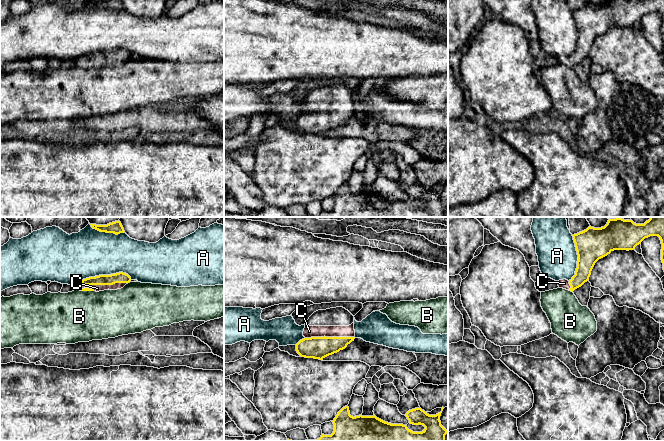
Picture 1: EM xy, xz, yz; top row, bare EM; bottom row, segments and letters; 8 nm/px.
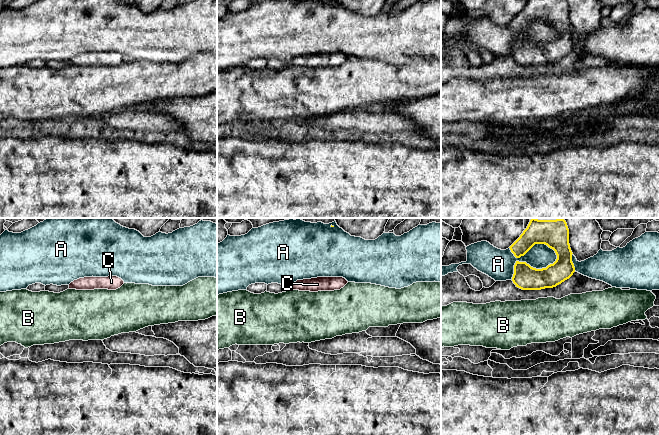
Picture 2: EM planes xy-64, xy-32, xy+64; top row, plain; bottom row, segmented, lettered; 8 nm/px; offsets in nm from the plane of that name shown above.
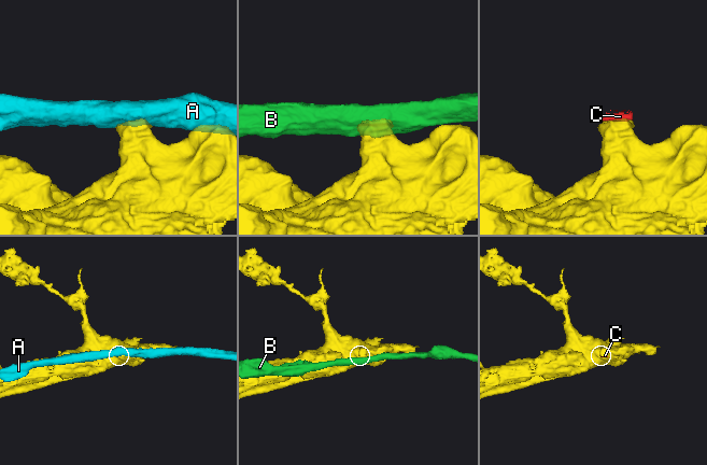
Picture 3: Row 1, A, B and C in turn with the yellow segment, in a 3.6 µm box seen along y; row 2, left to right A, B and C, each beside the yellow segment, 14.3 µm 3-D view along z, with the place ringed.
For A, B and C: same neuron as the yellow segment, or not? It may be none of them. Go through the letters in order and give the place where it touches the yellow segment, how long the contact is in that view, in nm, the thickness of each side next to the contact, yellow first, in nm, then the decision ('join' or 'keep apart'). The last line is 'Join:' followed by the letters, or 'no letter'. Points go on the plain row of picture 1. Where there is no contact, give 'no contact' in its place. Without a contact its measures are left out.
A: contact xy (103, 51); length 440 nm; calibres 90 and 380 nm; keep apart
B: contact xy (87, 66); length 100 nm; calibres 30 and 420 nm; keep apart
C: contact xy (101, 60); length 420 nm; calibres 90 and 60 nm; join
Join: C

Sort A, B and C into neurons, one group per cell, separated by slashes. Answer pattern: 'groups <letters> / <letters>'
groups A / B / C

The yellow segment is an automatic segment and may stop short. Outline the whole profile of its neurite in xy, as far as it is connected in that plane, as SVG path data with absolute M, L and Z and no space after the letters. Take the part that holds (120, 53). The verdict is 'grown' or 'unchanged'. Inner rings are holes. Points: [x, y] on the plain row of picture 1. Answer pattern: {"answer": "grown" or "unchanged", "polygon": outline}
{"answer": "grown", "polygon": "M123 48L111 51L99 51L89 53L73 60L75 66L80 67L104 67L117 66L123 64L131 57L131 53Z"}

